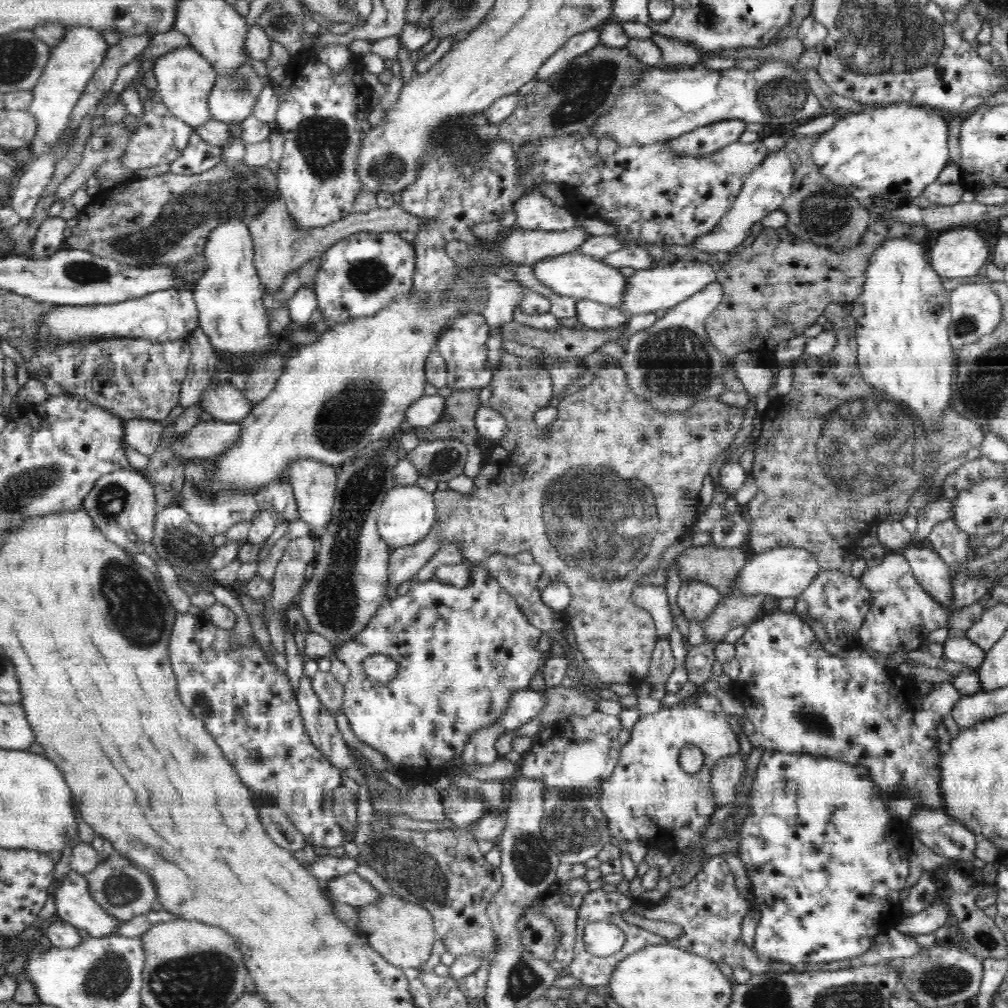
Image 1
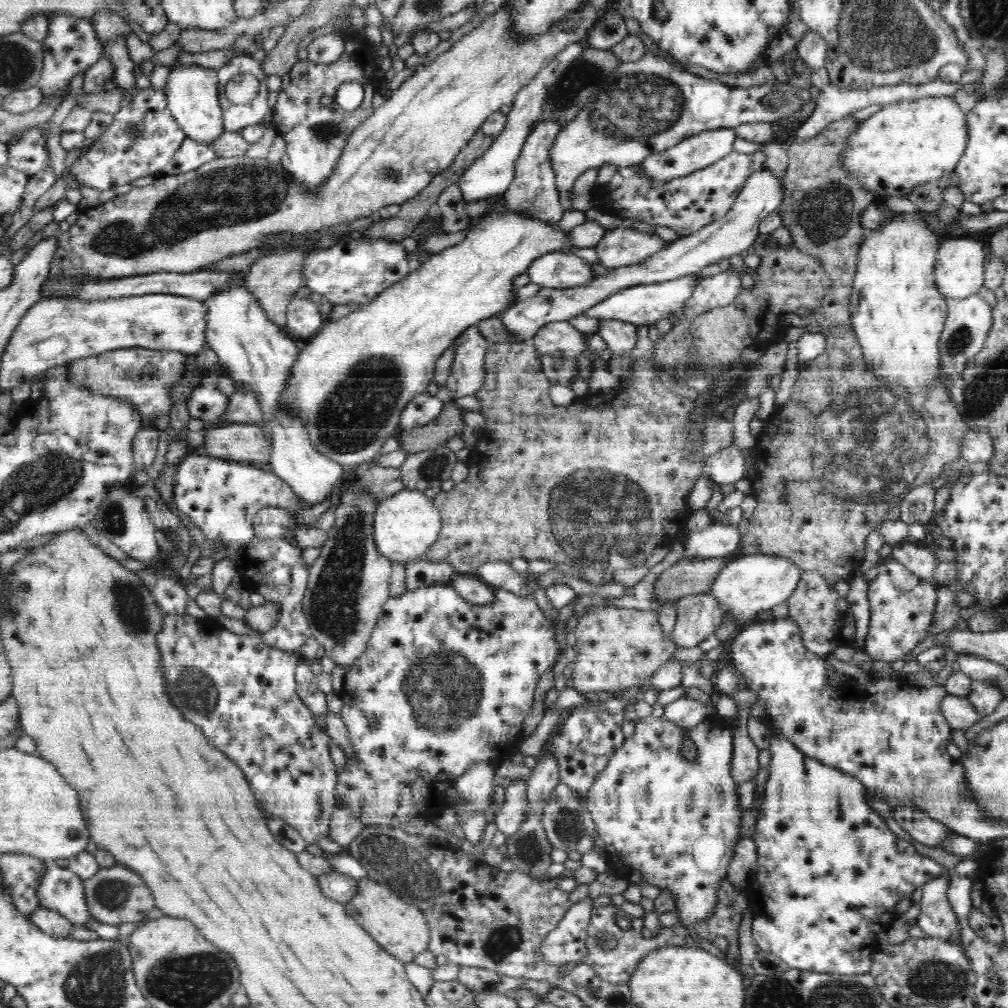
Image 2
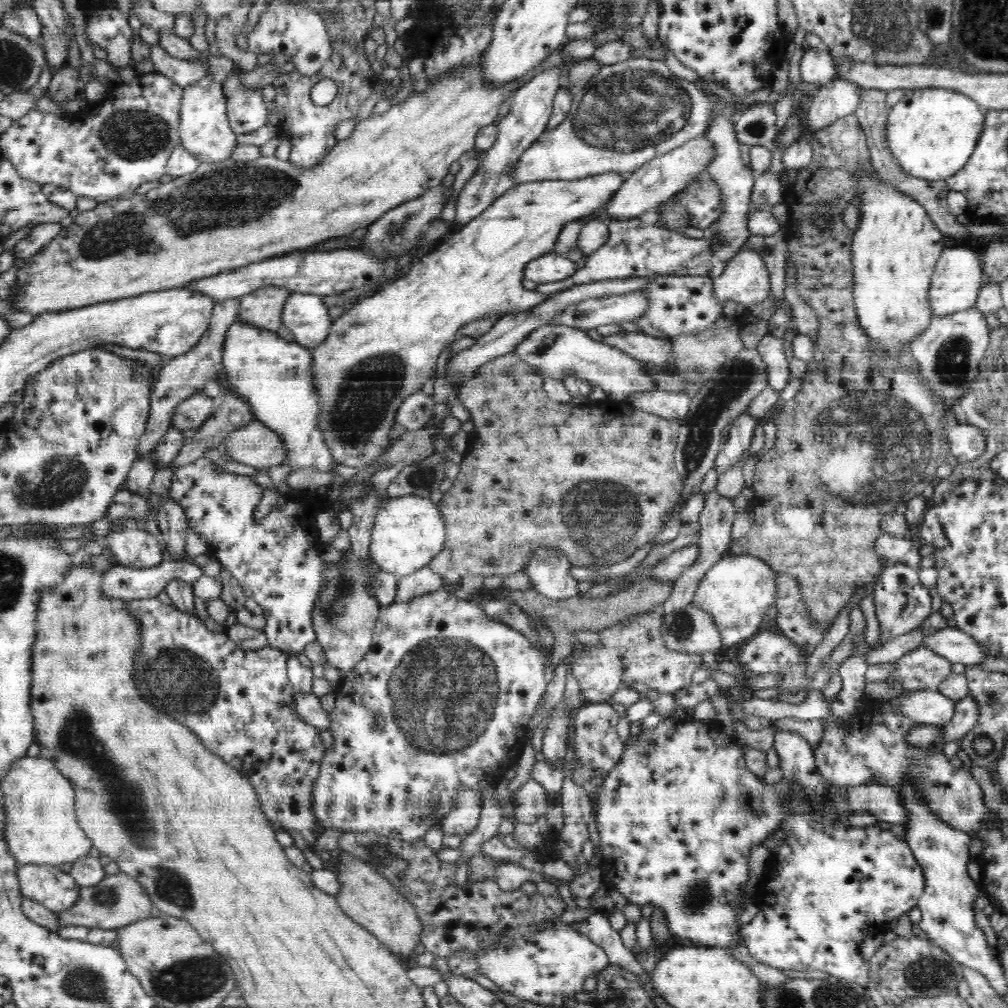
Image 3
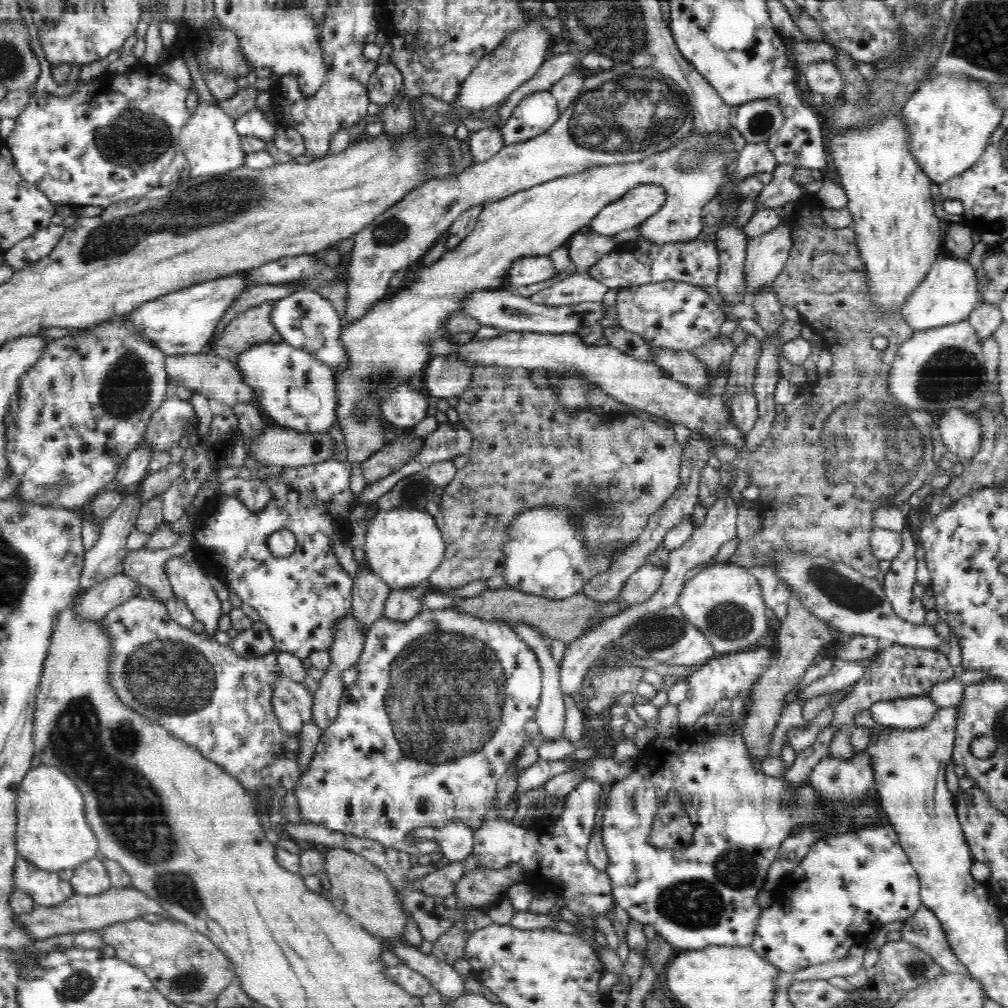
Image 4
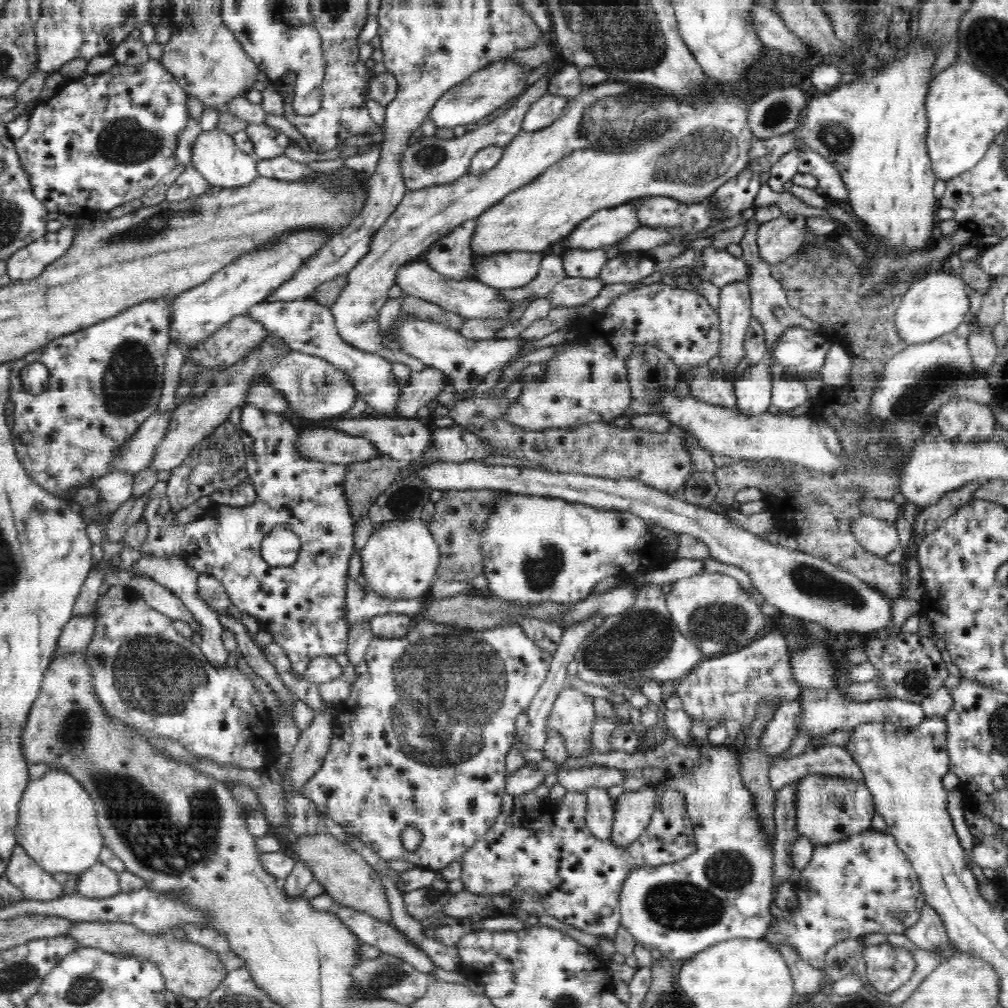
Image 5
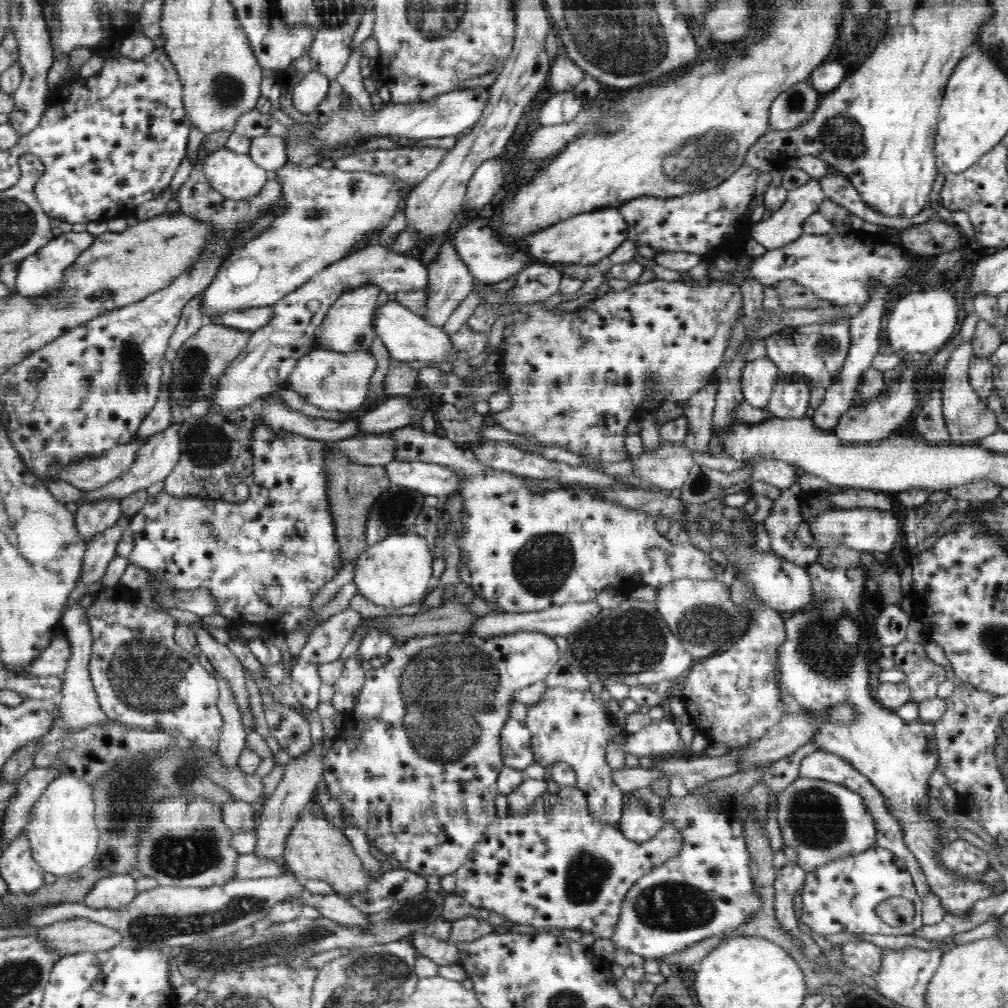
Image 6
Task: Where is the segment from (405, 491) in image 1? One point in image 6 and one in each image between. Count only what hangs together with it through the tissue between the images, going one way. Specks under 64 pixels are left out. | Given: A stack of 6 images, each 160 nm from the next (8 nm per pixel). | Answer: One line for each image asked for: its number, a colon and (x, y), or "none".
2: (406, 524)
3: (408, 533)
4: (403, 547)
5: (399, 562)
6: (396, 571)

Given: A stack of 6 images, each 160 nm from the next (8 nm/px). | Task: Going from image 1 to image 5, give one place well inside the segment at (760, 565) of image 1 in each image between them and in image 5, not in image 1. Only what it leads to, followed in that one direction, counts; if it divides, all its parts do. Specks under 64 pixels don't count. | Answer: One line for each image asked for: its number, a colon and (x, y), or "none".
2: (751, 583)
3: (735, 593)
4: (724, 602)
5: (711, 609)

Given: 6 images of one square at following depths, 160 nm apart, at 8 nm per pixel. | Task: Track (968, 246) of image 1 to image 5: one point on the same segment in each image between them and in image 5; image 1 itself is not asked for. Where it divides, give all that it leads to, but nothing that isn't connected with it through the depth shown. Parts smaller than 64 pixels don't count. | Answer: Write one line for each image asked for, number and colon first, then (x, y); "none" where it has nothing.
2: (960, 264)
3: (957, 278)
4: (949, 292)
5: (936, 303)

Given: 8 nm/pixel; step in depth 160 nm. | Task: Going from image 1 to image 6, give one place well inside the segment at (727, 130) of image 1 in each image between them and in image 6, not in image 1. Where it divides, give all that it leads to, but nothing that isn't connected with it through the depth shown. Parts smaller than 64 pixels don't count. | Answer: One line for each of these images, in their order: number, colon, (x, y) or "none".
2: (694, 153)
3: (646, 189)
4: (640, 203)
5: (609, 226)
6: (586, 238)

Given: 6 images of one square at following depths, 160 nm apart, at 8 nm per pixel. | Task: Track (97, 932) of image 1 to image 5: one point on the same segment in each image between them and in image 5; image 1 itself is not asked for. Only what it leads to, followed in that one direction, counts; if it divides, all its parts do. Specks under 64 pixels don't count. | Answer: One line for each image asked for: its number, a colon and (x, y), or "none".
2: (60, 889)
3: (56, 890)
4: (46, 888)
5: (35, 883)

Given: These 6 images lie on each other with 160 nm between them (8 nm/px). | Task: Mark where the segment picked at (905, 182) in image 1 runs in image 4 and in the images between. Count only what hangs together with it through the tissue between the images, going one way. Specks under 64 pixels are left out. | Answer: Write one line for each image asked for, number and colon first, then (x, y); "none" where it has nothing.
2: (911, 142)
3: (932, 132)
4: (951, 117)

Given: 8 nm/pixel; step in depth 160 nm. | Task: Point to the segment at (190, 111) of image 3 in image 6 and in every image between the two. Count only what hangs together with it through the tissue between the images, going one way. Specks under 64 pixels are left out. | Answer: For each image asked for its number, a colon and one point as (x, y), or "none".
4: (210, 142)
5: (214, 153)
6: (235, 176)

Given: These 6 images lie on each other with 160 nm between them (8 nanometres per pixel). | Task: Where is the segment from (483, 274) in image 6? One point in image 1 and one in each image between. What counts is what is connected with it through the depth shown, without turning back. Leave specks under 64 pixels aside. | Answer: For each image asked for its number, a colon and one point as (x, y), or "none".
1: (579, 275)
2: (557, 270)
3: (551, 267)
4: (531, 269)
5: (503, 270)

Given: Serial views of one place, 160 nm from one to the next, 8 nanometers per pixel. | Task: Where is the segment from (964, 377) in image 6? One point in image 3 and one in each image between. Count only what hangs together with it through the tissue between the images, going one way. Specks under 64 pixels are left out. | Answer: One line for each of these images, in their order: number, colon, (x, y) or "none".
3: (967, 442)
4: (961, 433)
5: (959, 420)

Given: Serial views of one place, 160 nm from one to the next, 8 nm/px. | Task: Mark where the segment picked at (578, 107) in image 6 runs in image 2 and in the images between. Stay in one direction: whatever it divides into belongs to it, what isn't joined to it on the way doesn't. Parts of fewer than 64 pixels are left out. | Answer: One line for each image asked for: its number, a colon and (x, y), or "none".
2: (490, 175)
3: (531, 107)
4: (537, 112)
5: (541, 113)

